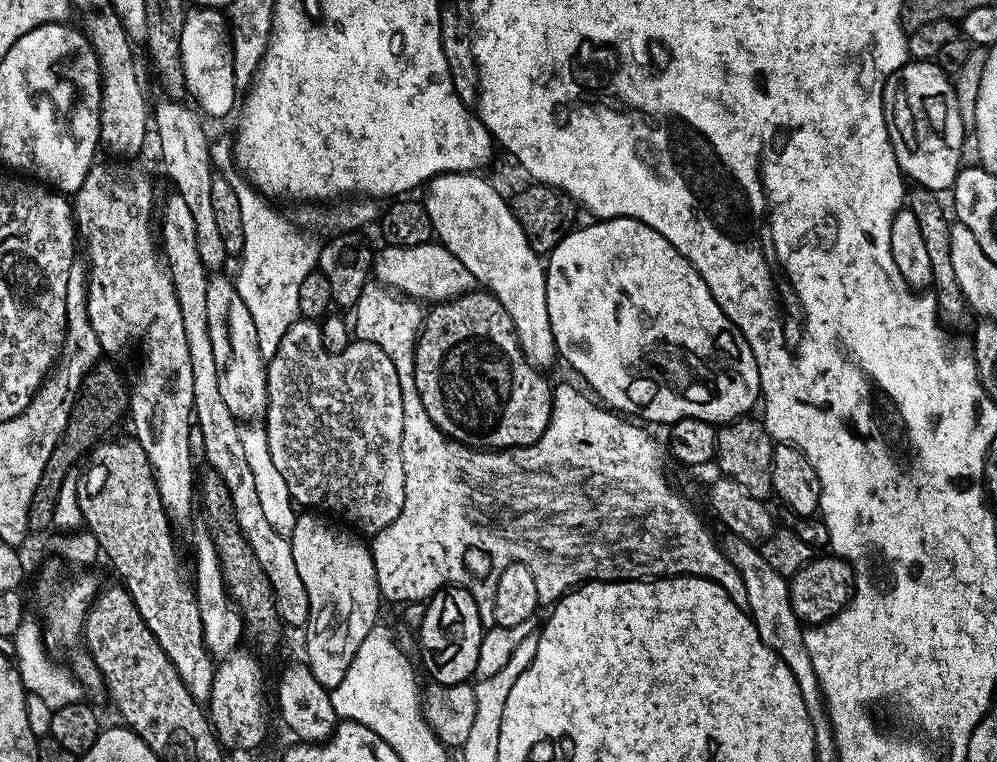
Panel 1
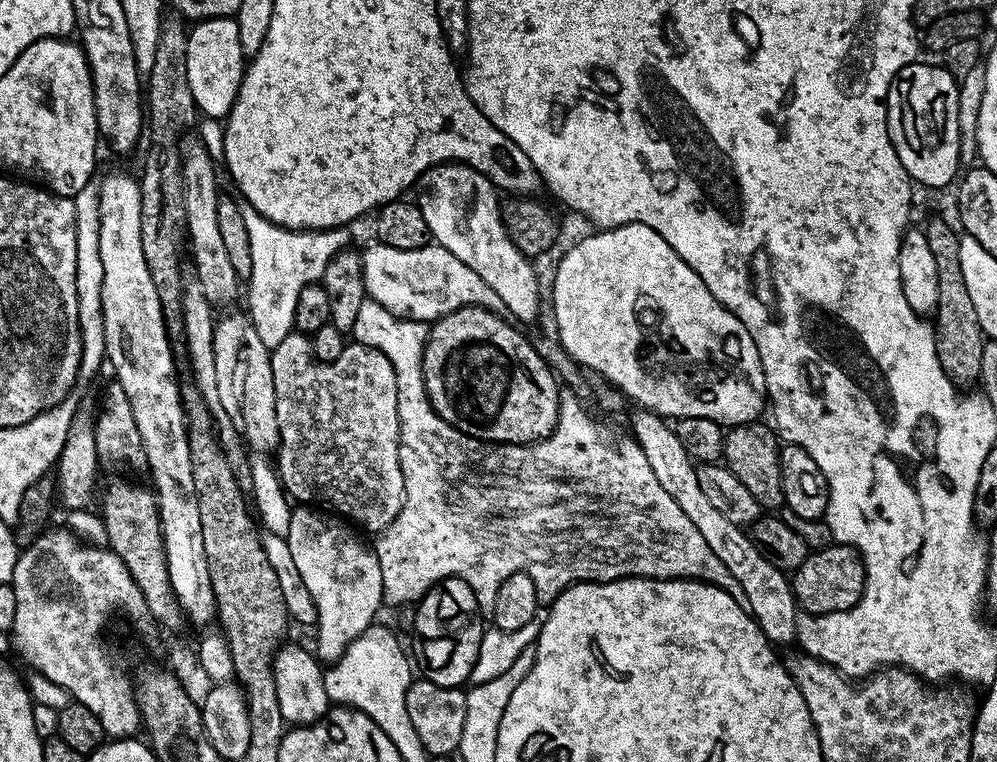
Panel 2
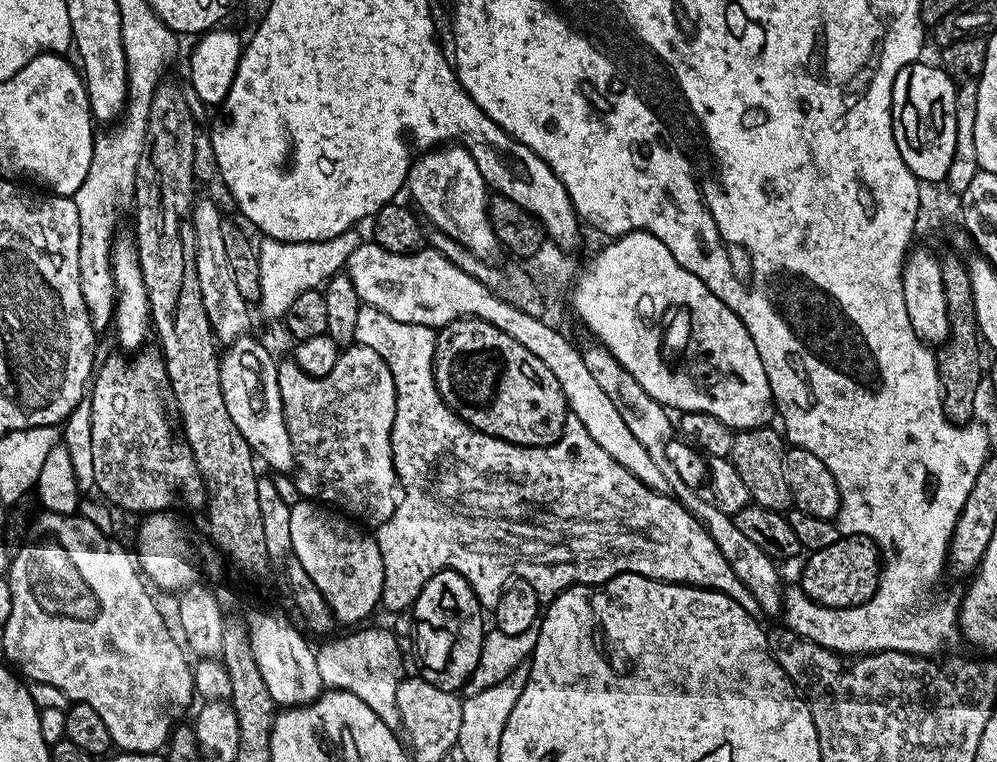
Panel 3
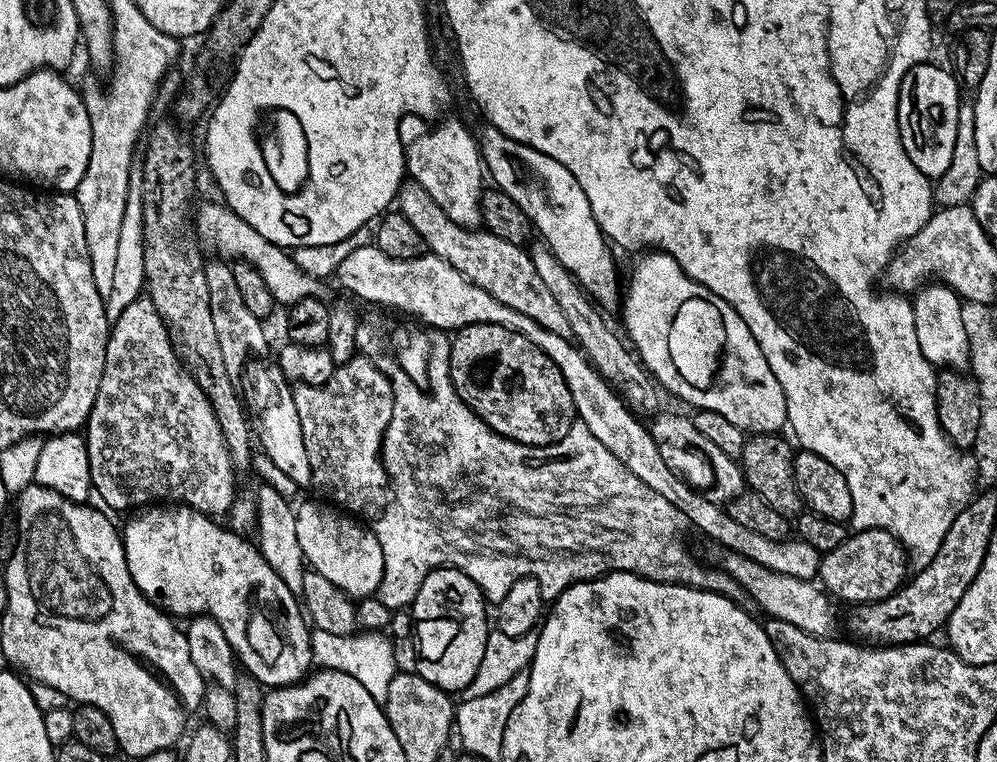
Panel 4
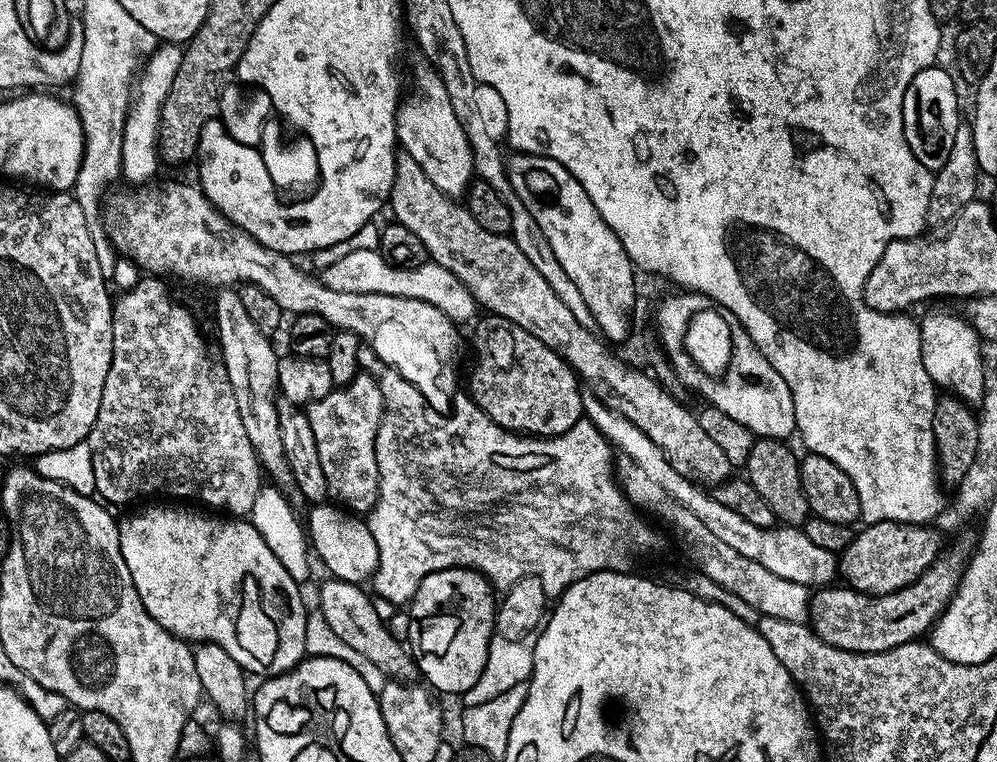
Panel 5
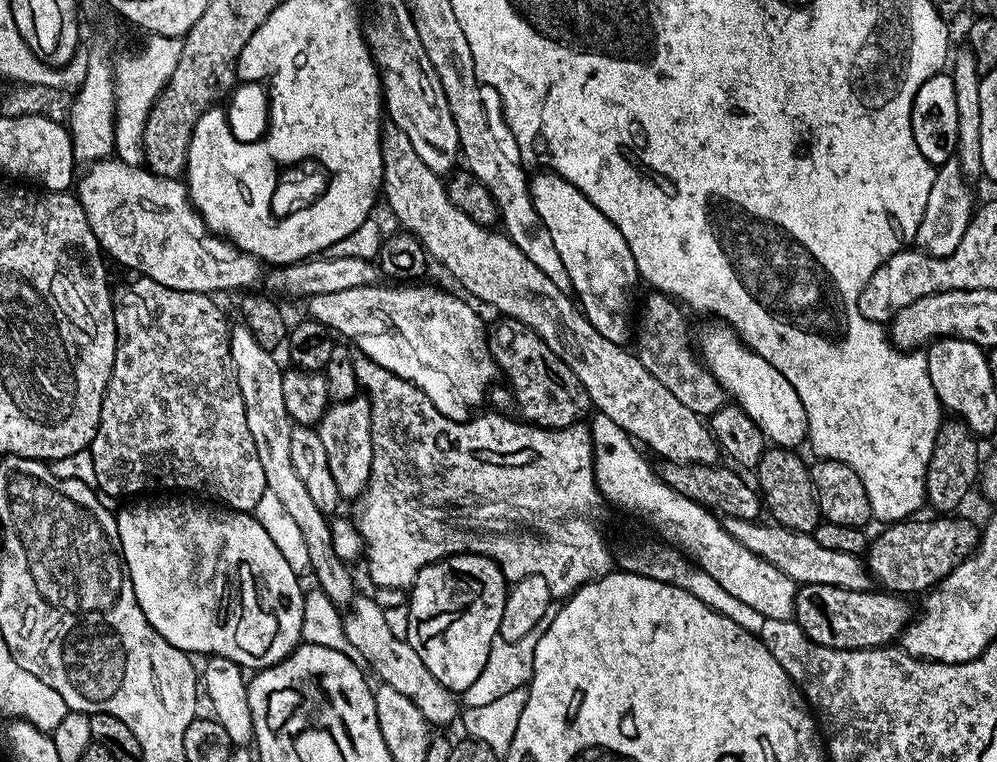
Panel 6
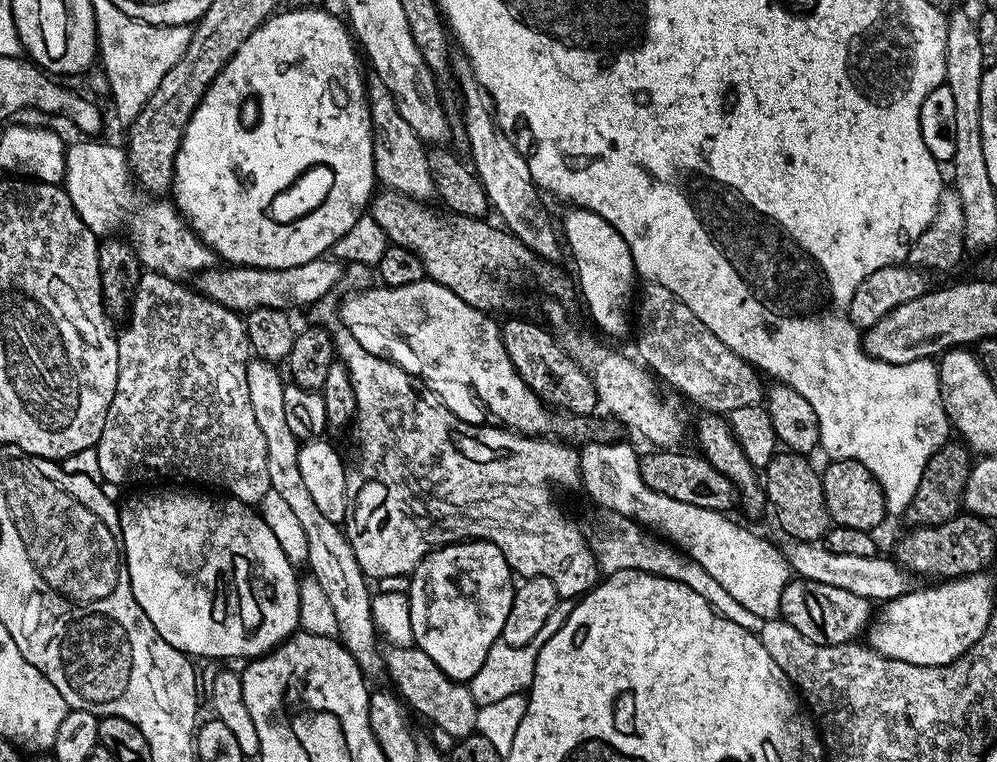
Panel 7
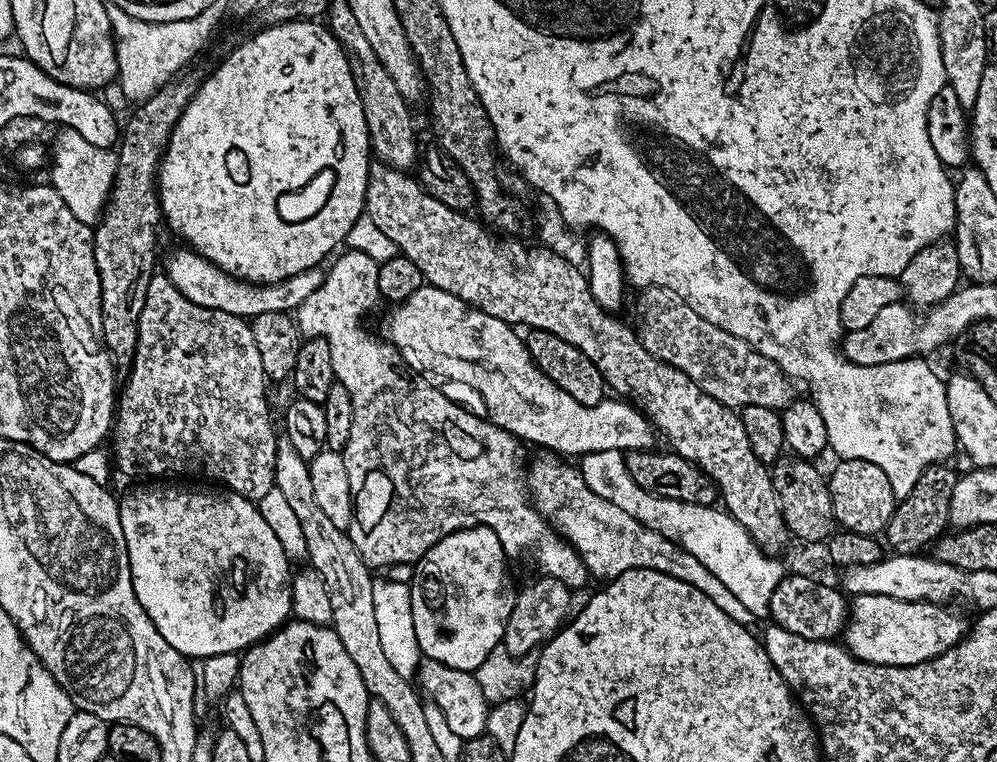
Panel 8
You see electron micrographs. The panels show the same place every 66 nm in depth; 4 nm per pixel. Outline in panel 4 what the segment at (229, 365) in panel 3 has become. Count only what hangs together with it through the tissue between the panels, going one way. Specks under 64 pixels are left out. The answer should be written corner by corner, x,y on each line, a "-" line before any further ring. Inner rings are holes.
252,358
243,367
242,400
247,411
260,423
258,444
264,447
268,460
292,484
312,484
310,458
306,455
306,442
302,438
302,422
298,422
298,409
294,407
292,388
284,379
282,370
268,358

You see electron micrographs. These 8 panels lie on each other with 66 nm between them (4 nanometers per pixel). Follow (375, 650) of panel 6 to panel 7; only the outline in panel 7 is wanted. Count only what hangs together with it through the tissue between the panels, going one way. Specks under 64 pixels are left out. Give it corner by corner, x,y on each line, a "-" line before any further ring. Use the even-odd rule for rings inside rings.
415,646
389,647
383,653
383,657
387,677
391,677
396,683
395,689
411,711
413,708
414,711
421,712
430,723
437,724
446,735
456,736
452,738
471,736
476,732
475,718
478,707
467,683
450,679
445,672
438,670
430,654

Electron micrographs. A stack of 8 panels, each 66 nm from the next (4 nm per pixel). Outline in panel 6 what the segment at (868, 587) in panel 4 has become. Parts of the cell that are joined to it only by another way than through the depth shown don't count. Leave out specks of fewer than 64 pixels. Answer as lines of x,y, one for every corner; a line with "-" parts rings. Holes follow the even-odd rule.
940,514
937,520
909,518
889,523
880,537
869,543
866,567
881,589
893,594
927,593
950,575
980,546
981,529
955,514

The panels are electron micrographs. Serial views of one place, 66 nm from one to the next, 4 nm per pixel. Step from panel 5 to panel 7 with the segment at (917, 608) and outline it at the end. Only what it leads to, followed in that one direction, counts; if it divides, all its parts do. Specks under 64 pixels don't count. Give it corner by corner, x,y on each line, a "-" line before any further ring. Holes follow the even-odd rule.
792,578
786,590
782,590
779,619
790,622
802,638
810,638
810,642
822,646
850,644
863,637
873,615
873,601
850,594
850,590
842,590
842,586
826,586
826,582

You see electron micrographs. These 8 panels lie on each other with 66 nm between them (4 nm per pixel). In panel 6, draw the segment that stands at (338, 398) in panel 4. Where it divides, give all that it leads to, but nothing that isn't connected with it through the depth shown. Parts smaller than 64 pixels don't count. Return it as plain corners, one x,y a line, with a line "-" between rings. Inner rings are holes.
358,394
341,404
333,403
324,411
318,431
322,447
326,450
326,460
330,462
330,474
334,474
340,497
363,497
372,473
372,407
367,395

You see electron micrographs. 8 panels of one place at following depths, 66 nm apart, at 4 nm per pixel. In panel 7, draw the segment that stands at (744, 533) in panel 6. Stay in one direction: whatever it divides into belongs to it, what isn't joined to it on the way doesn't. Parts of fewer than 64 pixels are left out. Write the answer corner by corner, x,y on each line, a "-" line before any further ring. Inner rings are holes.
792,542
786,548
789,569
801,580
826,582
826,586
842,586
842,590
850,590
850,594
858,594
873,602
897,600
910,591
909,573
896,563
888,560
883,554
870,558
854,558
854,554
834,554
820,542

